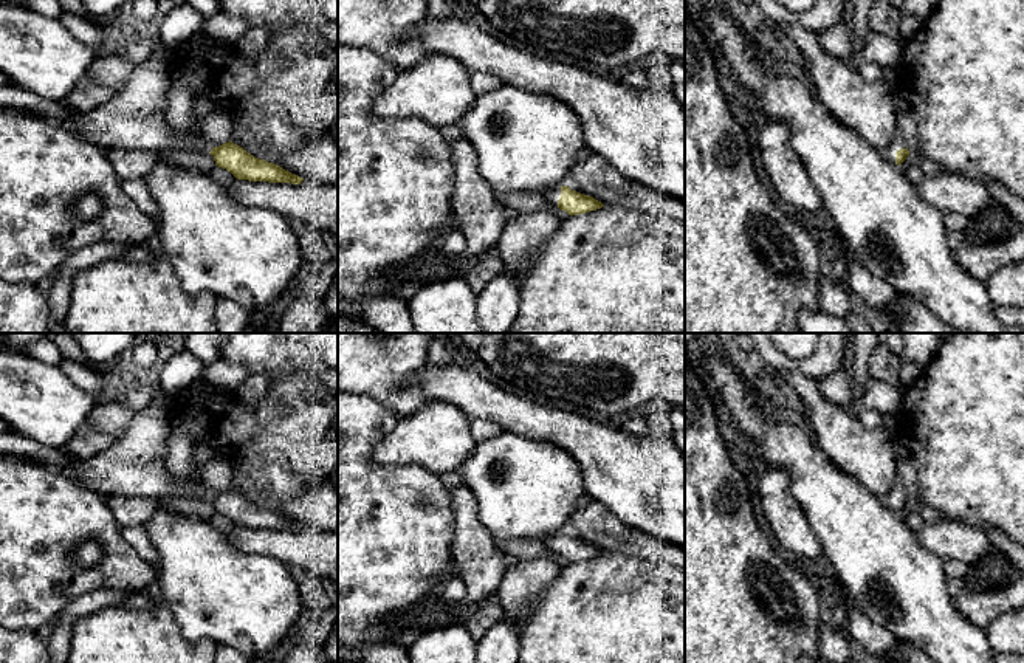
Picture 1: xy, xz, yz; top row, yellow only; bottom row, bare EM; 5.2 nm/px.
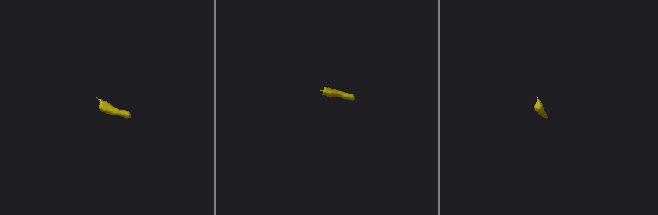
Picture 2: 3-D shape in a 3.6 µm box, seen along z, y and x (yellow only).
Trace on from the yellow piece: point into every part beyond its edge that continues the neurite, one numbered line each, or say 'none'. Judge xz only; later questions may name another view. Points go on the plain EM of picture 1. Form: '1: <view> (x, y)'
1: xz (552, 544)

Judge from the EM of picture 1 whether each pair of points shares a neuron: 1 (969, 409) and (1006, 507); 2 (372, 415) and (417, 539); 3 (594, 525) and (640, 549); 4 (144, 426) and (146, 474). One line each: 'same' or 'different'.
1: same
2: same
3: same
4: same

